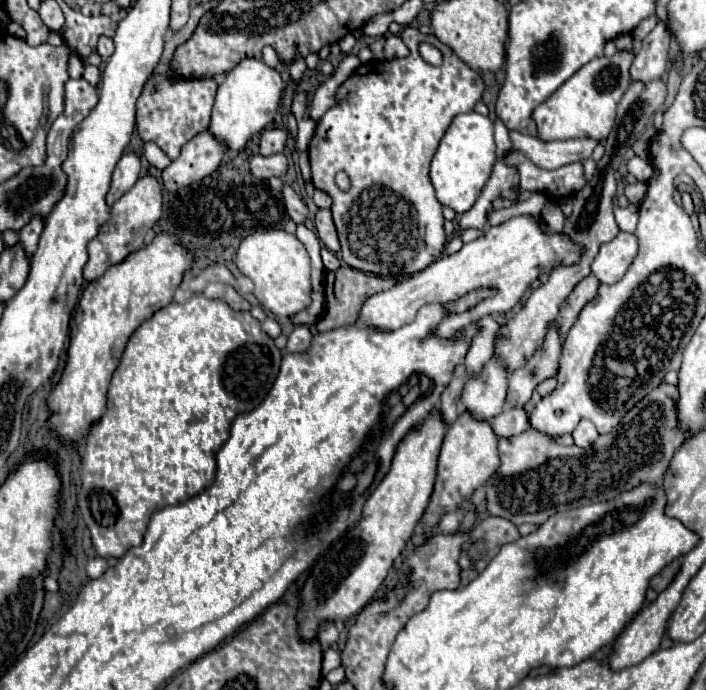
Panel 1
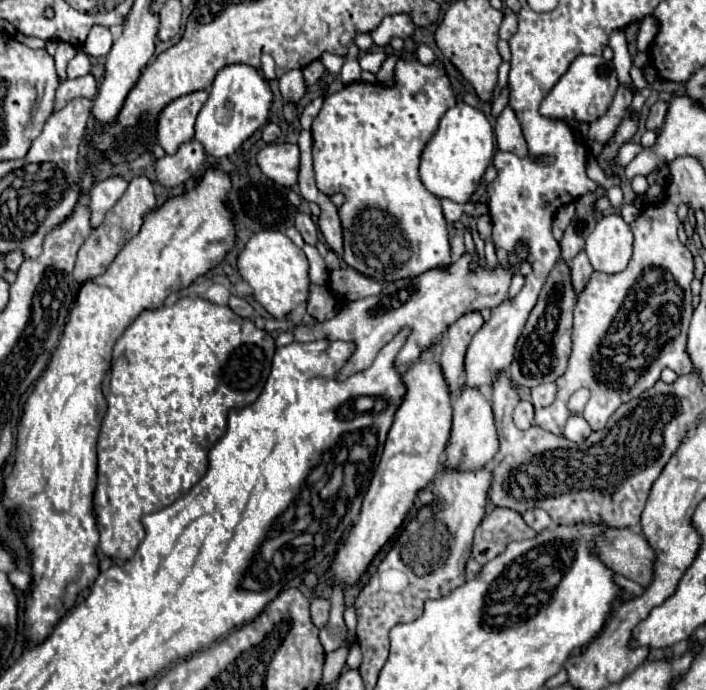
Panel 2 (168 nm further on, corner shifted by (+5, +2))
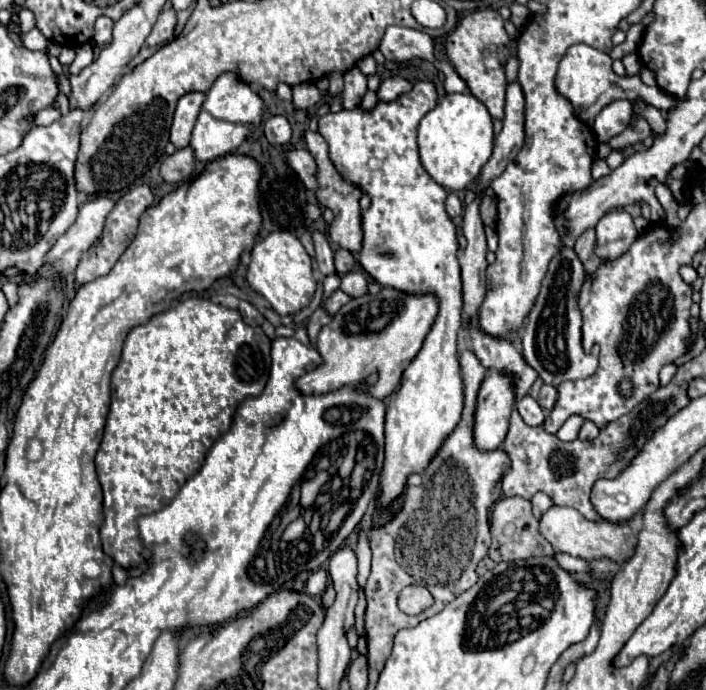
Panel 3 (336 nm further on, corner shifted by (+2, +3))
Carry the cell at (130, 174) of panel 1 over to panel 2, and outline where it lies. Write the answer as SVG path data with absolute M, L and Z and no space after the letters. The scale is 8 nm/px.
M112 176L94 184L94 188L90 190L92 228L96 228L104 220L104 214L120 200L126 186L128 186L128 180L124 176Z

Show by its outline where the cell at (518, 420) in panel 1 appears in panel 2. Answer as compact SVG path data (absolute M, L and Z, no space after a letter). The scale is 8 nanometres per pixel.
M526 400L518 402L518 406L514 410L514 424L522 430L530 428L534 424L534 408L530 402L526 402Z

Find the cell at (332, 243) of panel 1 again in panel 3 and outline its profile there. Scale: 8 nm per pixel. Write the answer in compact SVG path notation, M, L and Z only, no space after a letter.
M307 131L305 133L305 141L307 141L307 149L309 153L315 157L317 165L319 165L319 191L317 191L317 199L323 207L329 207L335 215L331 227L329 227L329 237L333 243L337 243L339 247L343 249L349 249L349 251L355 251L359 253L361 251L361 245L363 245L363 227L361 227L361 207L359 207L359 199L361 199L361 189L349 181L345 181L337 169L333 167L331 159L329 159L329 153L327 153L327 143L325 139L319 135L319 133L311 133Z

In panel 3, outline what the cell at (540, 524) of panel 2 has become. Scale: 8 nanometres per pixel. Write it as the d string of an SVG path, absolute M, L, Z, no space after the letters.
M535 493L533 495L533 499L531 499L531 503L533 503L533 513L535 513L535 517L539 519L551 505L553 505L553 501L551 501L551 497L547 495L547 493Z

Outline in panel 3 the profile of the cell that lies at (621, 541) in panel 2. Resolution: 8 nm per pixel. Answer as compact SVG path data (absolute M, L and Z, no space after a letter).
M549 507L539 519L539 533L553 545L553 551L563 551L573 557L631 557L635 553L637 535L629 525L611 525L607 521L589 521L577 509L571 507Z

